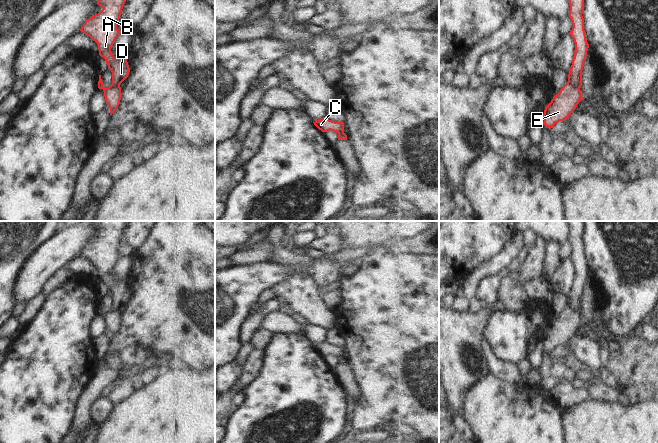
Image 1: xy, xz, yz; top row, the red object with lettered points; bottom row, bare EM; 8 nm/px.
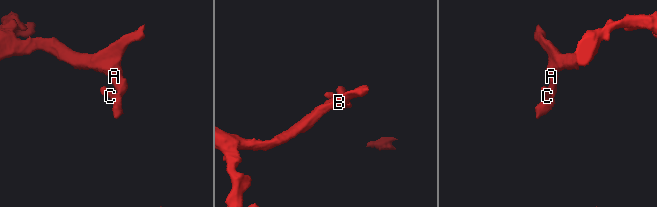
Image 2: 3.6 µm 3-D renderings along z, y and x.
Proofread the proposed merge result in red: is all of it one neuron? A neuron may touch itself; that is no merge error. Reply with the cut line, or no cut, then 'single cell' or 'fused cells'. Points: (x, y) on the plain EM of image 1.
cut yz (568, 304), (579, 313); fused cells

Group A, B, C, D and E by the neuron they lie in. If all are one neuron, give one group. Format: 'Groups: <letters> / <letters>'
Groups: A B D / C E

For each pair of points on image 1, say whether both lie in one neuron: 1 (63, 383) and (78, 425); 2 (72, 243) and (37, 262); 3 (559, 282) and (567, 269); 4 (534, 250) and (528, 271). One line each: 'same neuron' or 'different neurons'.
1: different neurons
2: same neuron
3: same neuron
4: same neuron

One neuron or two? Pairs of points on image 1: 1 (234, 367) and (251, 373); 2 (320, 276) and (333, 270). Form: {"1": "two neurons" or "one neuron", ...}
{"1": "two neurons", "2": "one neuron"}

